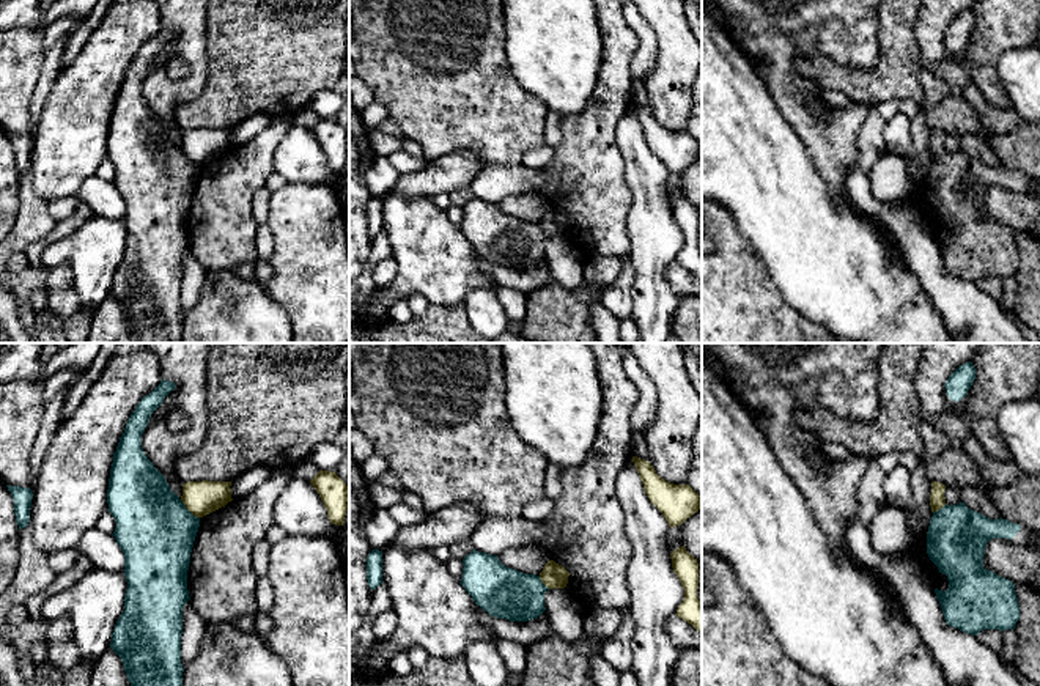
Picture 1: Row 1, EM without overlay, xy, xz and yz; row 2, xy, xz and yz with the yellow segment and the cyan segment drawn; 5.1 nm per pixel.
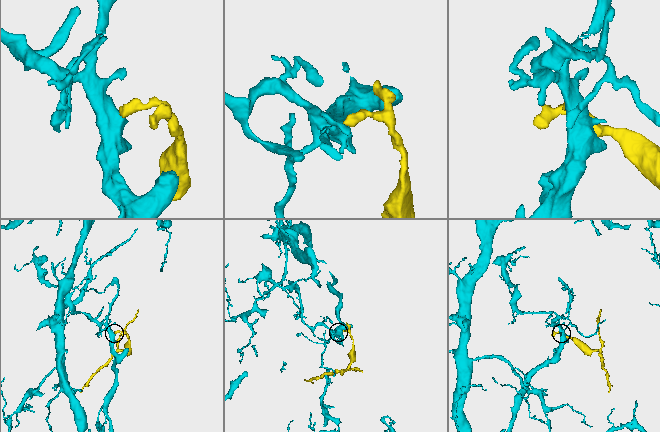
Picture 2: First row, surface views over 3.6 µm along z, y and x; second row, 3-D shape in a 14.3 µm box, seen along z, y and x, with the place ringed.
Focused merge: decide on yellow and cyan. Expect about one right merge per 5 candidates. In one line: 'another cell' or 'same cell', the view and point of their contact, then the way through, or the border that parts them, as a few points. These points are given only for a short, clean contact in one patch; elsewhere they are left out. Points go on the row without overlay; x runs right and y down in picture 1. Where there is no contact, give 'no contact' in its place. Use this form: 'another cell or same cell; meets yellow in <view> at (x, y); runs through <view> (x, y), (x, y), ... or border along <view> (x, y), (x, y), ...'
another cell; meets yellow in xy at (189, 158); border along xy (180, 147), (199, 165)

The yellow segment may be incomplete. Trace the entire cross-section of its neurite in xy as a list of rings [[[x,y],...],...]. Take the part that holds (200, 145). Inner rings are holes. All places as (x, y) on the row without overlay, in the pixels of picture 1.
[[[187,129],[181,148],[197,165],[203,165],[231,149],[231,129]]]

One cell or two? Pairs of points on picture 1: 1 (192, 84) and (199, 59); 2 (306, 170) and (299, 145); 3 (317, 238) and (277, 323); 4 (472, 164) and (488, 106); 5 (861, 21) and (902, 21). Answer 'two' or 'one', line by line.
1: one
2: one
3: two
4: two
5: two

